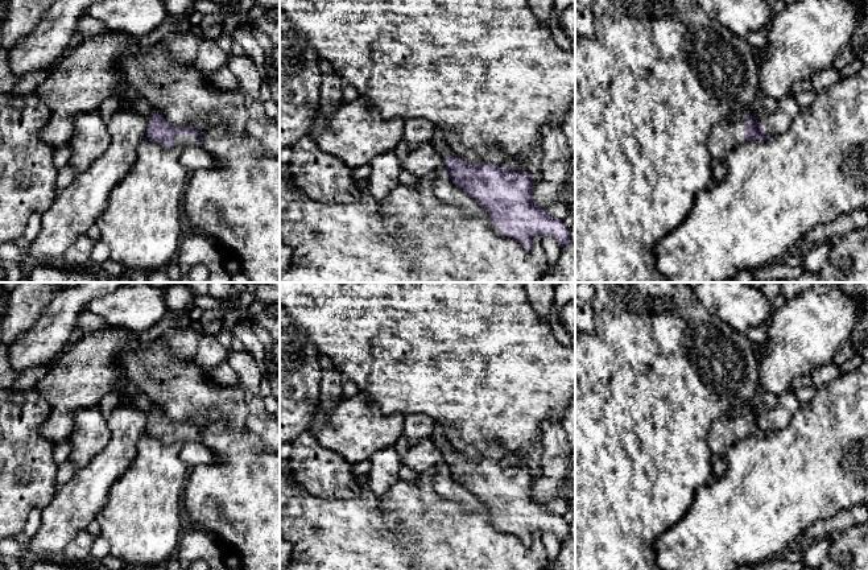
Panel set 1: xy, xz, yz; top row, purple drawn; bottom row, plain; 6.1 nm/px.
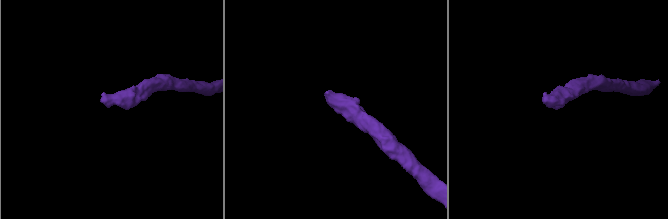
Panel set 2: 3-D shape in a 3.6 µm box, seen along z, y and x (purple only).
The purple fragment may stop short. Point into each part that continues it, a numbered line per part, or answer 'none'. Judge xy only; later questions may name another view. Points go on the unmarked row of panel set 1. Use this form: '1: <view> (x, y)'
1: xy (182, 434)

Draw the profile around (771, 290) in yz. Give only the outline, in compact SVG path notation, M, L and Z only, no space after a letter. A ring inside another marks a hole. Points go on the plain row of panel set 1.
M765 282L760 290L768 300L774 300L781 294L778 282Z

